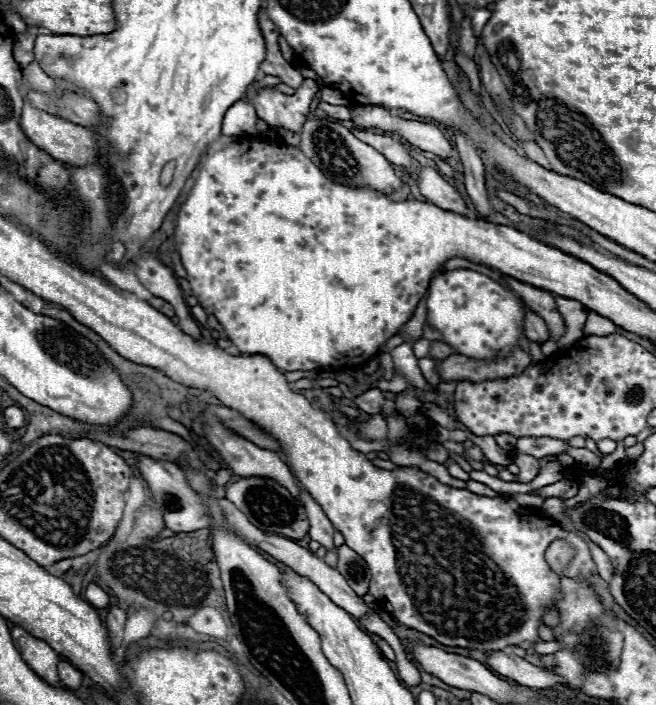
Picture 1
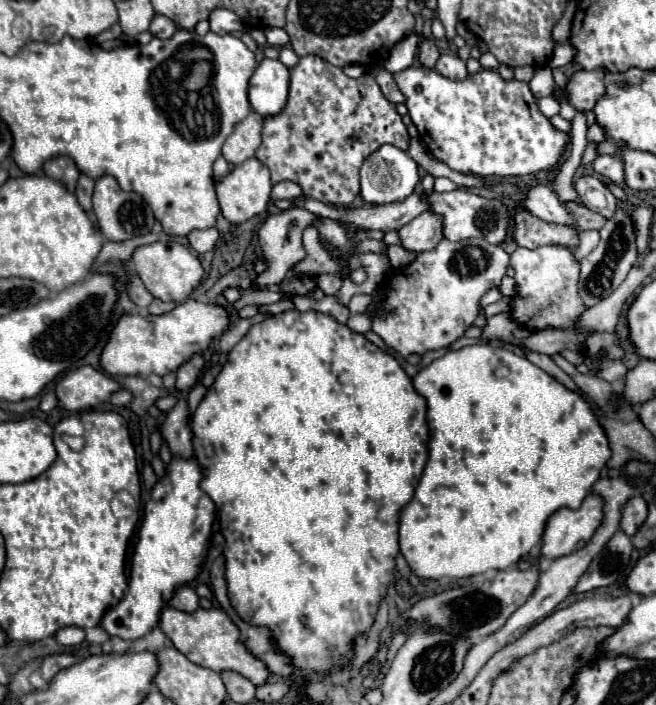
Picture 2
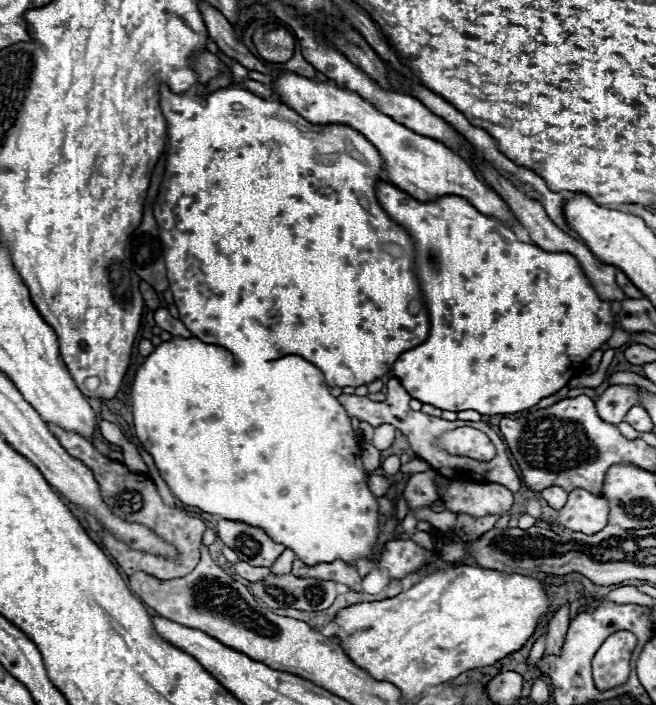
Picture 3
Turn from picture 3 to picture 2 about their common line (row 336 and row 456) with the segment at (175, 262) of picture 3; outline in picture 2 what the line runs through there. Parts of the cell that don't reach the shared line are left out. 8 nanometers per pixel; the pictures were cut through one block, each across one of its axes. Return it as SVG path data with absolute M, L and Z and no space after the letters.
M290 310L272 316L248 330L242 342L228 356L226 366L214 380L202 404L192 416L194 432L194 456L204 466L204 480L200 488L214 500L222 534L226 538L226 578L228 596L240 618L248 618L254 626L268 626L276 634L276 646L288 650L288 658L310 676L314 672L328 672L334 662L348 656L348 642L352 634L370 630L380 598L384 598L390 582L394 580L398 538L396 538L396 514L400 506L412 498L416 482L424 470L428 458L428 424L426 424L426 402L412 390L412 380L402 366L386 352L376 348L362 334L354 334L348 326L338 324L322 312L298 312Z

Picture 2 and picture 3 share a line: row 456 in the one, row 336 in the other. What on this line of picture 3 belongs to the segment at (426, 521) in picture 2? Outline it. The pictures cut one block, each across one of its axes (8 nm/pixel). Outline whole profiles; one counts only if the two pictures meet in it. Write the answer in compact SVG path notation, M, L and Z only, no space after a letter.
M378 180L376 182L376 196L378 202L382 204L384 212L396 222L400 224L414 242L414 270L416 270L416 278L420 284L420 290L424 294L424 302L428 306L428 316L430 316L430 334L426 338L424 344L404 352L396 362L394 362L394 376L402 382L402 386L408 390L408 394L416 400L420 400L422 404L432 404L440 410L452 410L452 412L460 412L460 410L476 410L480 414L514 414L520 410L528 410L532 406L536 406L542 398L548 398L552 394L556 394L560 388L564 388L582 368L582 364L590 358L590 354L594 350L598 350L610 336L612 336L612 322L614 316L610 312L610 302L600 300L596 296L596 292L592 290L590 282L586 280L586 276L582 274L578 262L574 256L564 254L564 252L546 252L534 244L526 244L520 242L516 238L516 234L500 224L498 220L478 212L468 200L460 198L460 196L440 196L436 200L428 200L428 202L420 202L416 198L412 198L410 194L406 194L404 190Z

